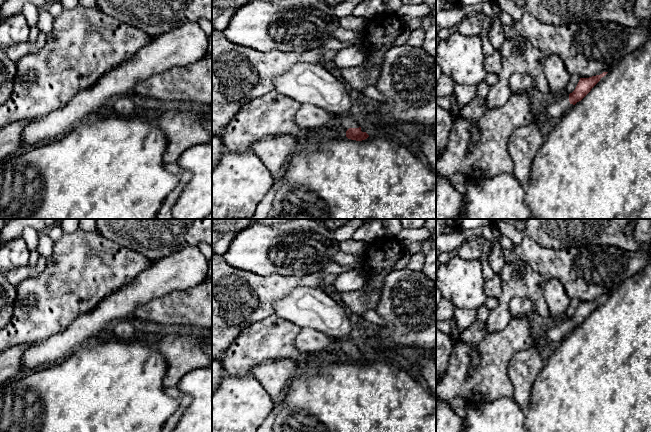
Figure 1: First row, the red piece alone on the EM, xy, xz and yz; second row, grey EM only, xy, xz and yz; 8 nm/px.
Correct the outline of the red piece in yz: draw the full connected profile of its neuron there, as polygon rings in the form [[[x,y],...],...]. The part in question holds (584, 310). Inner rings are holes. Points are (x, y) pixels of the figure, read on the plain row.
[[[603,296],[600,299],[589,302],[580,302],[572,317],[564,317],[557,322],[546,322],[542,329],[544,340],[551,340],[556,344],[560,343],[577,326],[581,325],[607,297]]]

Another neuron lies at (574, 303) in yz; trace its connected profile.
[[[577,299],[570,300],[570,304],[566,310],[565,317],[567,318],[572,317],[575,314],[579,304],[580,302]]]

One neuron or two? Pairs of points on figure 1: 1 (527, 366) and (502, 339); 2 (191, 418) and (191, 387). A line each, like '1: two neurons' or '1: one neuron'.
1: two neurons
2: one neuron

